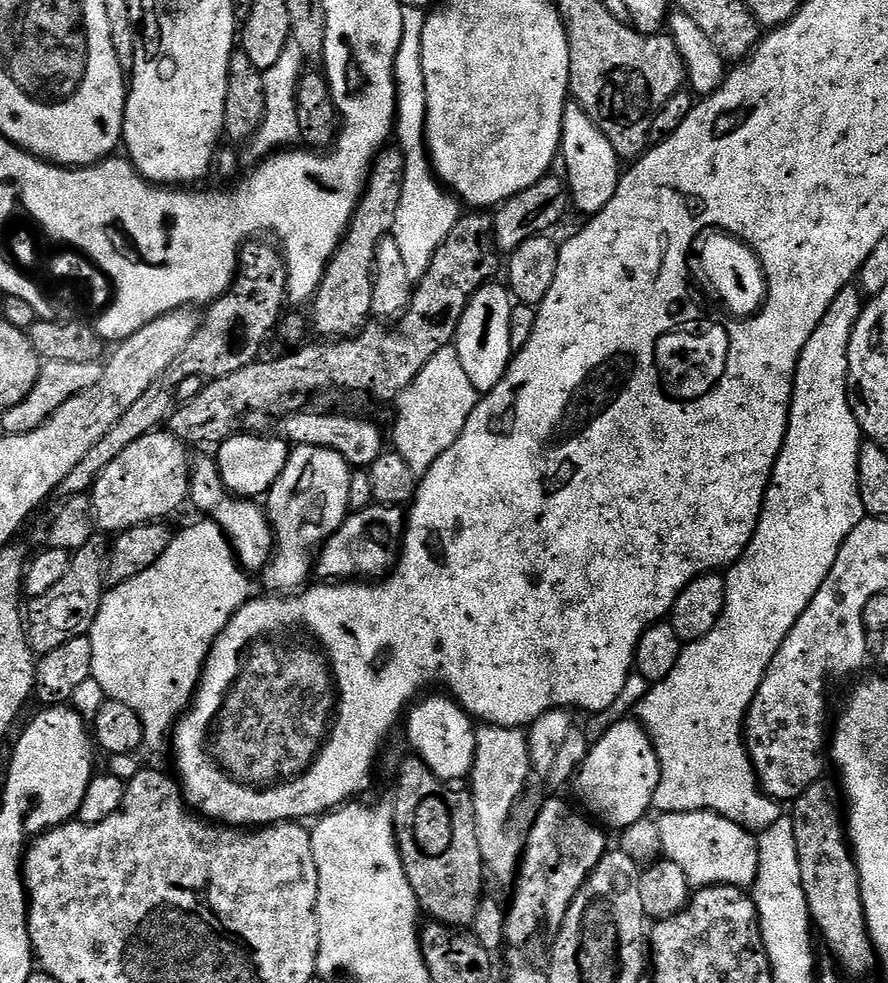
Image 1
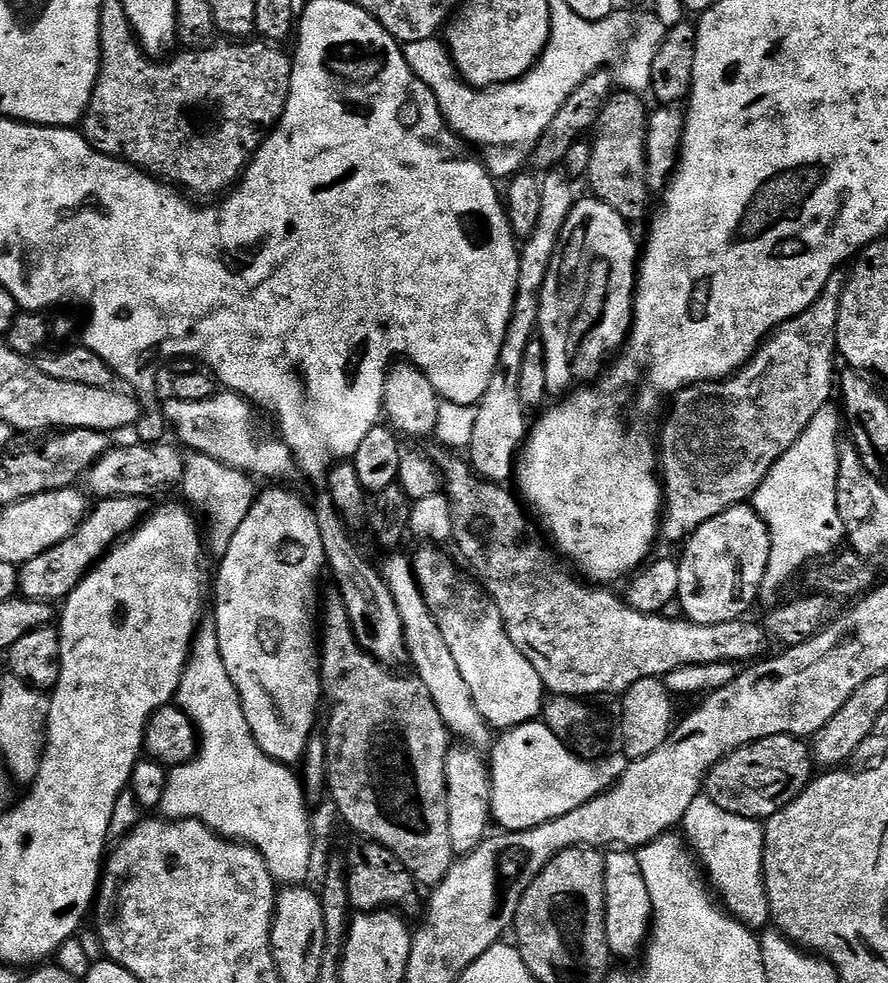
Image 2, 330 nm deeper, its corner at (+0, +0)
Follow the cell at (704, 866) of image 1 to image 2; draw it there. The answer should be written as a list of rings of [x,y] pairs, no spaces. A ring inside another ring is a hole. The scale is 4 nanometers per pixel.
[[[701,794],[688,807],[682,830],[711,887],[726,902],[725,909],[752,930],[767,927],[771,916],[763,885],[763,825],[757,820],[730,814],[710,801],[708,796]]]

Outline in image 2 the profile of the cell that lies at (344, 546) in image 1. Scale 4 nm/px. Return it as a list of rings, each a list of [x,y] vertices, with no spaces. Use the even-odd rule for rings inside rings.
[[[420,547],[424,548],[411,557],[412,571],[438,630],[442,630],[442,638],[446,638],[446,646],[450,646],[450,654],[454,654],[462,679],[470,686],[478,714],[496,730],[535,721],[541,715],[546,689],[542,678],[538,678],[538,670],[534,670],[534,666],[522,658],[522,650],[510,642],[498,606],[475,579],[463,580],[461,569],[456,569],[451,558],[439,552],[439,547]]]

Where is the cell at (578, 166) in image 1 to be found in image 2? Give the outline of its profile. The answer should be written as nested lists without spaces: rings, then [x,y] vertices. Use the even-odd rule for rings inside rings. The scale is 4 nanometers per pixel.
[[[577,199],[573,203],[566,218],[566,226],[562,226],[554,258],[550,258],[546,282],[542,282],[538,339],[544,343],[546,358],[544,386],[556,398],[563,397],[577,386],[595,381],[601,375],[599,372],[604,359],[627,341],[632,326],[632,306],[638,275],[638,240],[636,244],[631,230],[628,229],[631,228],[629,221],[621,218],[616,210],[610,210],[610,206],[606,206],[606,202],[601,200],[587,199]]]

